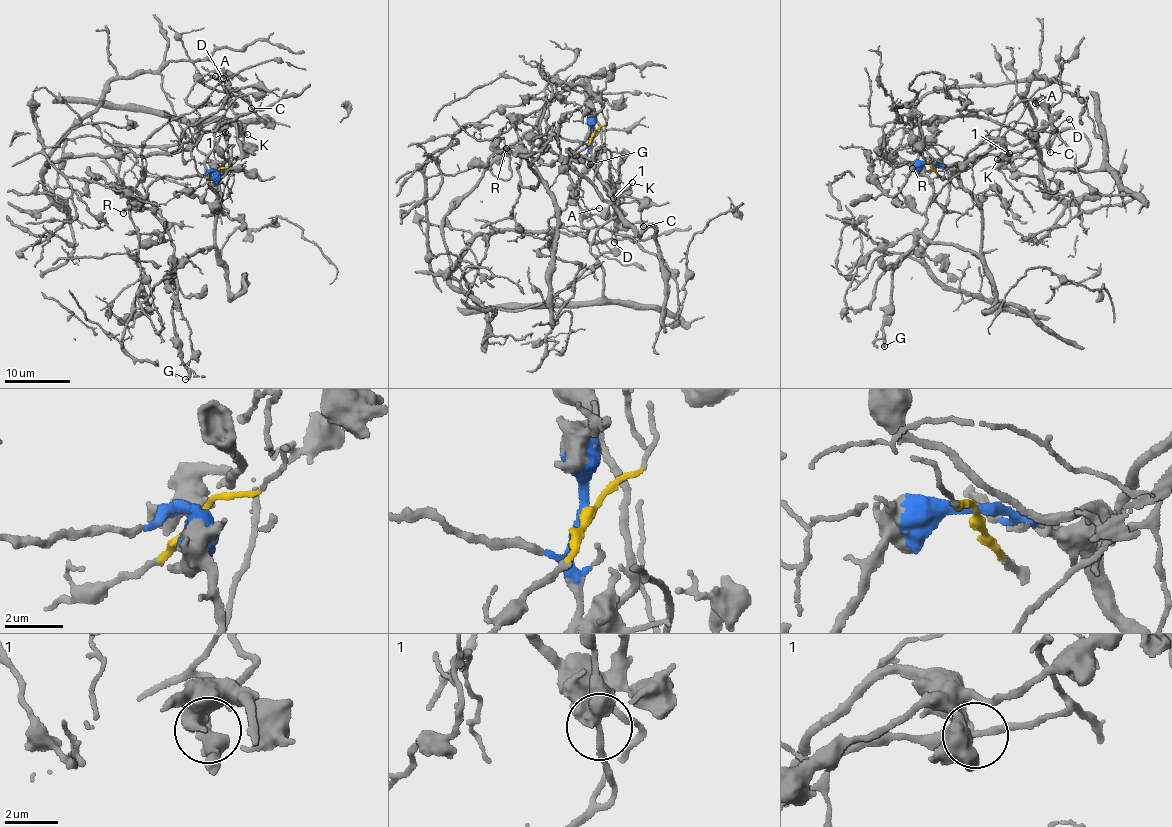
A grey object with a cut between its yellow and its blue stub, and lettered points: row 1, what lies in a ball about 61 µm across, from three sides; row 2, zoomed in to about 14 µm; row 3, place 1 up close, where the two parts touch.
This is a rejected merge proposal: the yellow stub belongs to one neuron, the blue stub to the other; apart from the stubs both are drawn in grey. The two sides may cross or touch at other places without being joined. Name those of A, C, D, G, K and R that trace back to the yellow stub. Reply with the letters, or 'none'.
A, D

